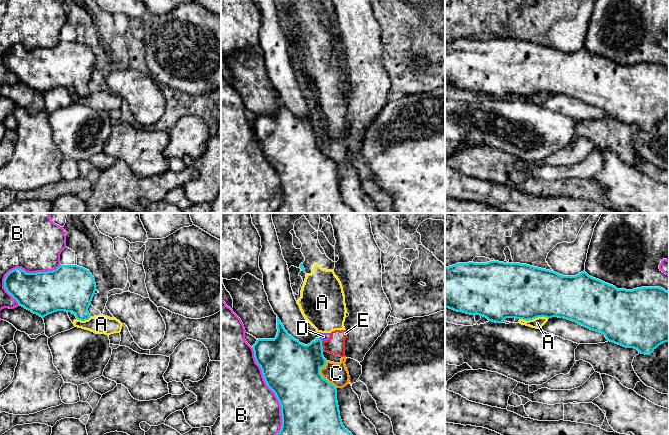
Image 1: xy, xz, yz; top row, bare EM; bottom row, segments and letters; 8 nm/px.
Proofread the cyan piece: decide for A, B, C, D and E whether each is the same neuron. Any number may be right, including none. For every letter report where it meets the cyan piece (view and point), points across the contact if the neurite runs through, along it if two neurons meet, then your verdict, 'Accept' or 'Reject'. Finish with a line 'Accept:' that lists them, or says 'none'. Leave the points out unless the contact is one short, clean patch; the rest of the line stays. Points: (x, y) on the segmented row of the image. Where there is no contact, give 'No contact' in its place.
A: Touches cyan at yz (537, 317). Boundary: yz (548, 317), (535, 317), (527, 321). Reject
B: Touches cyan at xz (272, 390). Reject
C: Touches cyan at xz (321, 375). Boundary: xz (325, 360), (325, 364), (320, 369), (320, 374), (336, 388). Reject
D: Touches cyan at xz (320, 339). Boundary: xz (319, 337), (321, 341). Reject
E: Touches cyan at xz (322, 346). Boundary: xz (321, 341), (323, 351). Reject
Accept: none

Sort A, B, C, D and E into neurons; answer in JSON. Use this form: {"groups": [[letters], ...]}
{"groups": [["A", "C", "D", "E"], ["B"]]}

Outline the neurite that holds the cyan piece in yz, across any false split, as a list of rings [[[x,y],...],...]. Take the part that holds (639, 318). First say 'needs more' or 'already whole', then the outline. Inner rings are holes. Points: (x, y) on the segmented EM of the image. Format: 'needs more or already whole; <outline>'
already whole; [[[457,263],[445,267],[445,307],[480,315],[495,323],[502,323],[506,318],[527,321],[538,317],[564,318],[604,334],[610,342],[637,349],[645,355],[669,341],[668,291],[660,287],[617,289],[585,271],[576,276],[563,276],[520,263]]]

